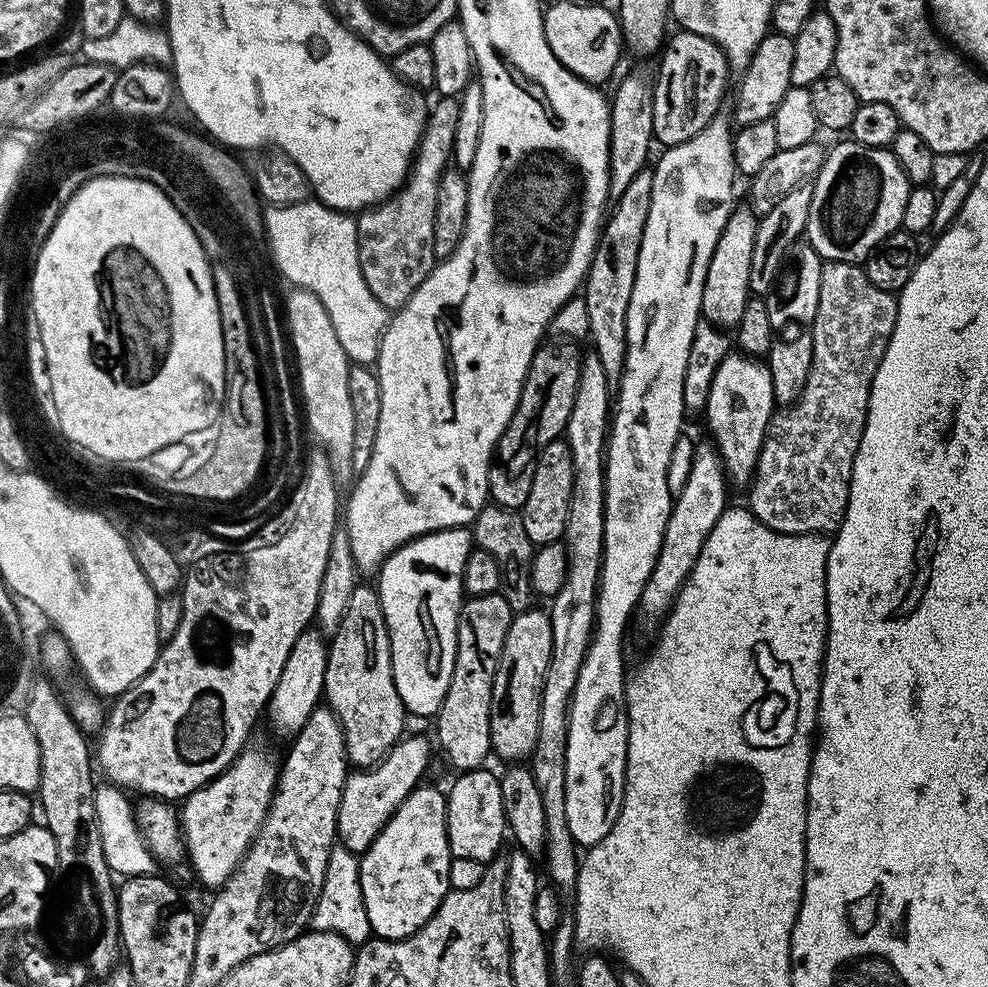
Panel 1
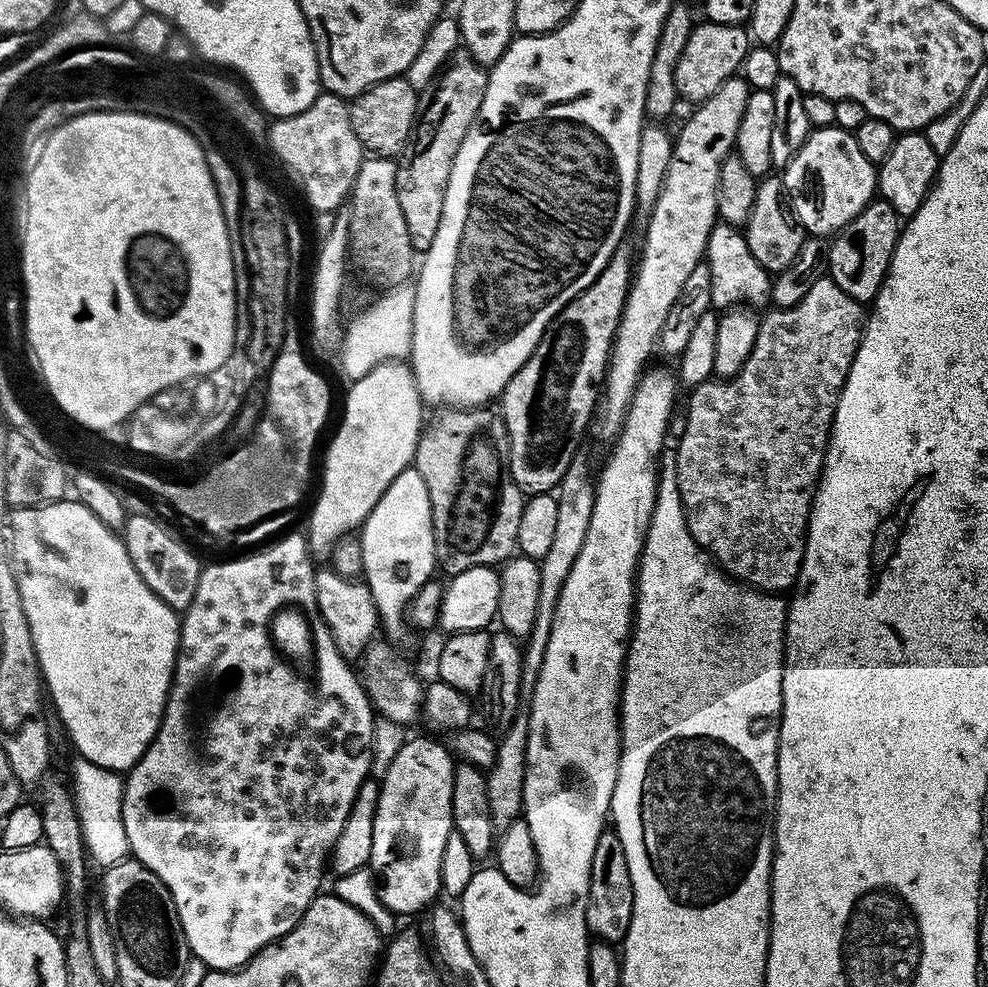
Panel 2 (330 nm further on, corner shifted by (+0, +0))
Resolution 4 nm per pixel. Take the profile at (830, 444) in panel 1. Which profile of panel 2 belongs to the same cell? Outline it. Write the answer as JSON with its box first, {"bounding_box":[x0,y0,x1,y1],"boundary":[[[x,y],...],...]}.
{"bounding_box":[674,278,866,594],"boundary":[[[825,278],[814,282],[814,286],[810,286],[806,298],[802,298],[794,306],[789,308],[776,308],[768,317],[763,317],[760,320],[760,329],[758,330],[758,338],[754,338],[754,350],[750,350],[750,358],[746,358],[746,366],[742,366],[742,370],[738,370],[738,374],[727,378],[709,378],[702,384],[695,385],[691,389],[692,397],[688,400],[688,417],[684,420],[684,433],[680,436],[680,445],[674,449],[676,457],[676,491],[680,493],[680,505],[684,507],[684,520],[688,523],[688,533],[694,538],[694,542],[703,550],[727,575],[733,580],[748,585],[749,588],[754,588],[769,594],[784,594],[784,591],[791,589],[795,585],[796,577],[800,575],[800,567],[804,561],[804,541],[808,539],[808,517],[812,514],[812,502],[814,499],[813,489],[796,488],[803,480],[808,480],[812,475],[815,477],[817,473],[823,469],[824,454],[828,450],[828,437],[832,434],[832,422],[836,419],[836,407],[840,401],[840,395],[844,389],[846,378],[850,374],[850,366],[856,357],[856,351],[860,345],[860,339],[864,337],[864,329],[866,327],[866,308],[865,305],[859,304],[854,298],[850,298],[850,294],[845,294],[831,278]]]}

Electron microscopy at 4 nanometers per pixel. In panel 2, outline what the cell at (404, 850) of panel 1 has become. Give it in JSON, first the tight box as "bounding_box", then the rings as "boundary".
{"bounding_box":[367,738,455,917],"boundary":[[[408,738],[379,781],[374,842],[367,867],[372,876],[376,875],[374,885],[381,902],[401,917],[427,909],[433,903],[431,900],[441,895],[442,852],[446,850],[446,838],[454,831],[452,783],[455,777],[454,756],[447,747],[444,749],[436,740]]]}

